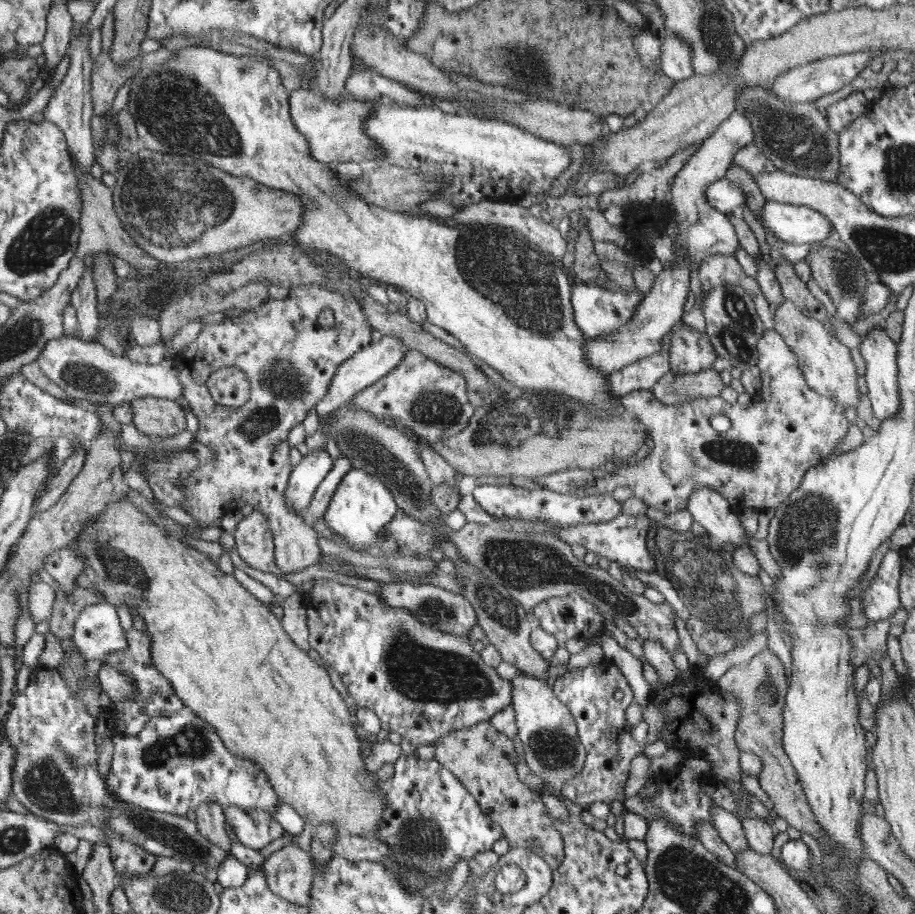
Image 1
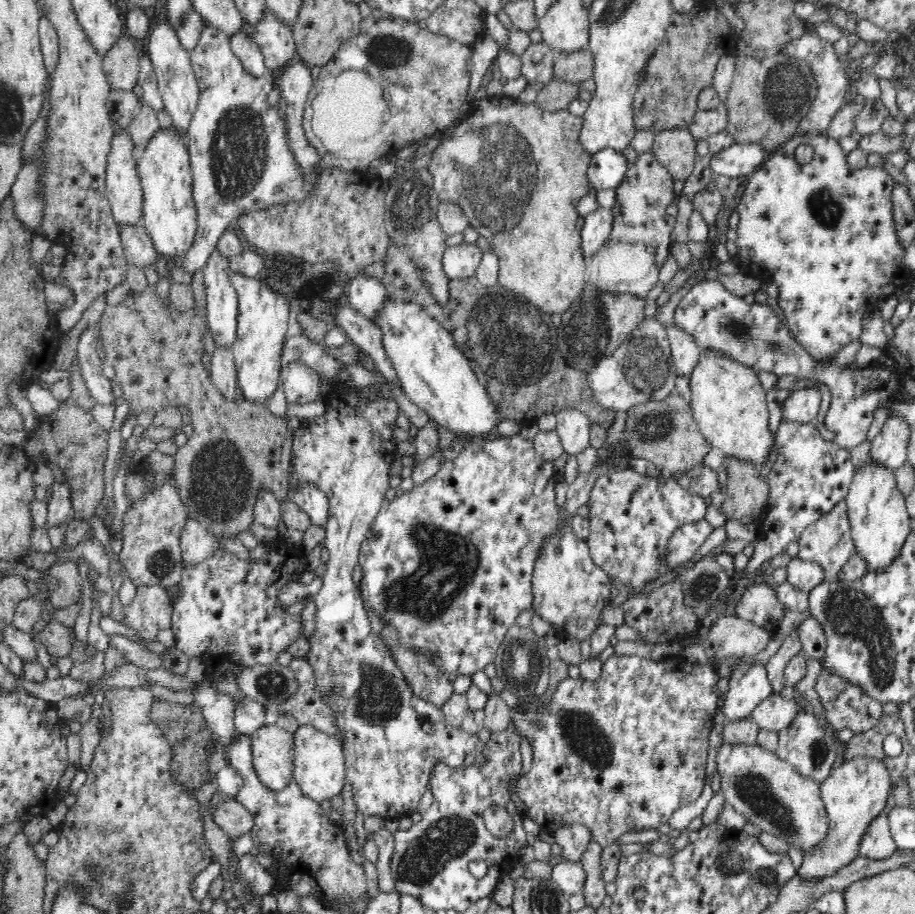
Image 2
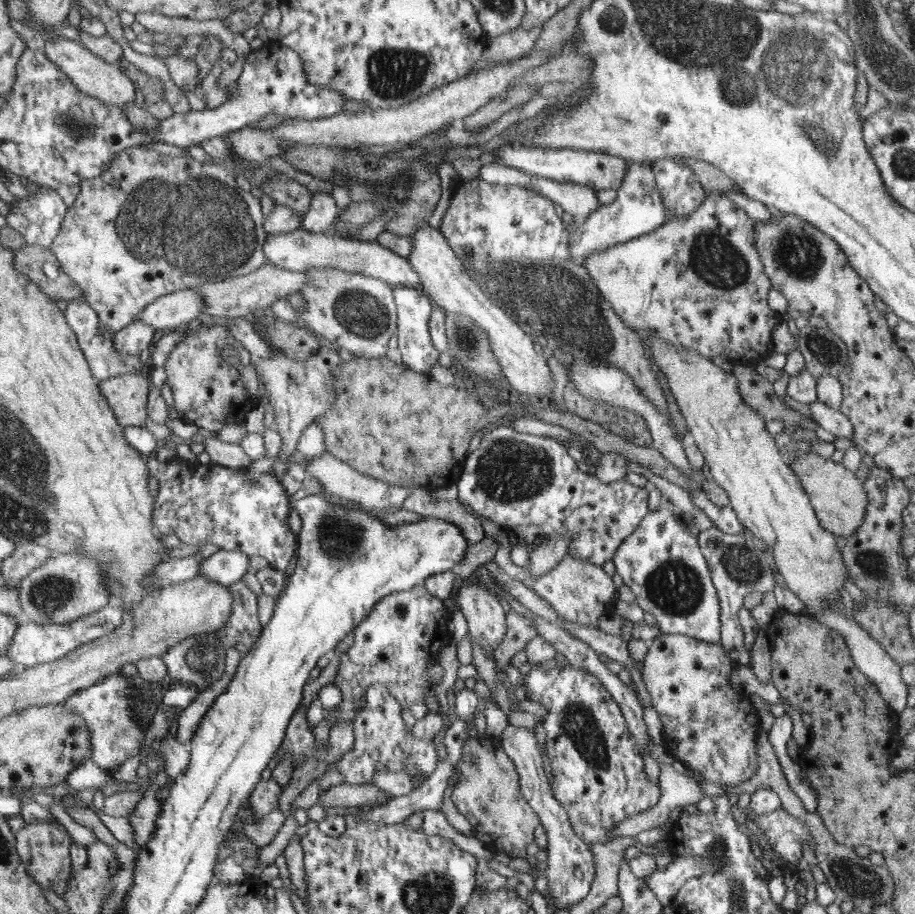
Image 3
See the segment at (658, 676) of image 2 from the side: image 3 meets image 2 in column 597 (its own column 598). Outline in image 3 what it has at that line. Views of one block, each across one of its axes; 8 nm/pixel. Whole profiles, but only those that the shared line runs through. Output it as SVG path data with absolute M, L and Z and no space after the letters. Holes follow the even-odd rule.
M566 666L561 669L545 670L541 667L530 669L528 674L523 675L524 682L526 682L527 700L542 704L546 708L546 716L539 718L541 720L544 730L546 730L546 750L552 767L553 779L551 781L552 794L556 800L562 805L562 808L568 815L568 820L574 829L574 833L579 838L584 840L584 843L589 844L604 844L609 841L610 831L625 818L640 814L649 808L652 808L658 802L661 795L659 784L654 783L648 779L644 768L644 759L641 755L641 750L636 742L634 735L631 733L630 727L627 725L626 716L623 715L623 710L618 703L615 702L614 696L611 692L606 690L604 683L596 678L596 674L590 674L586 670L576 670L572 666Z

